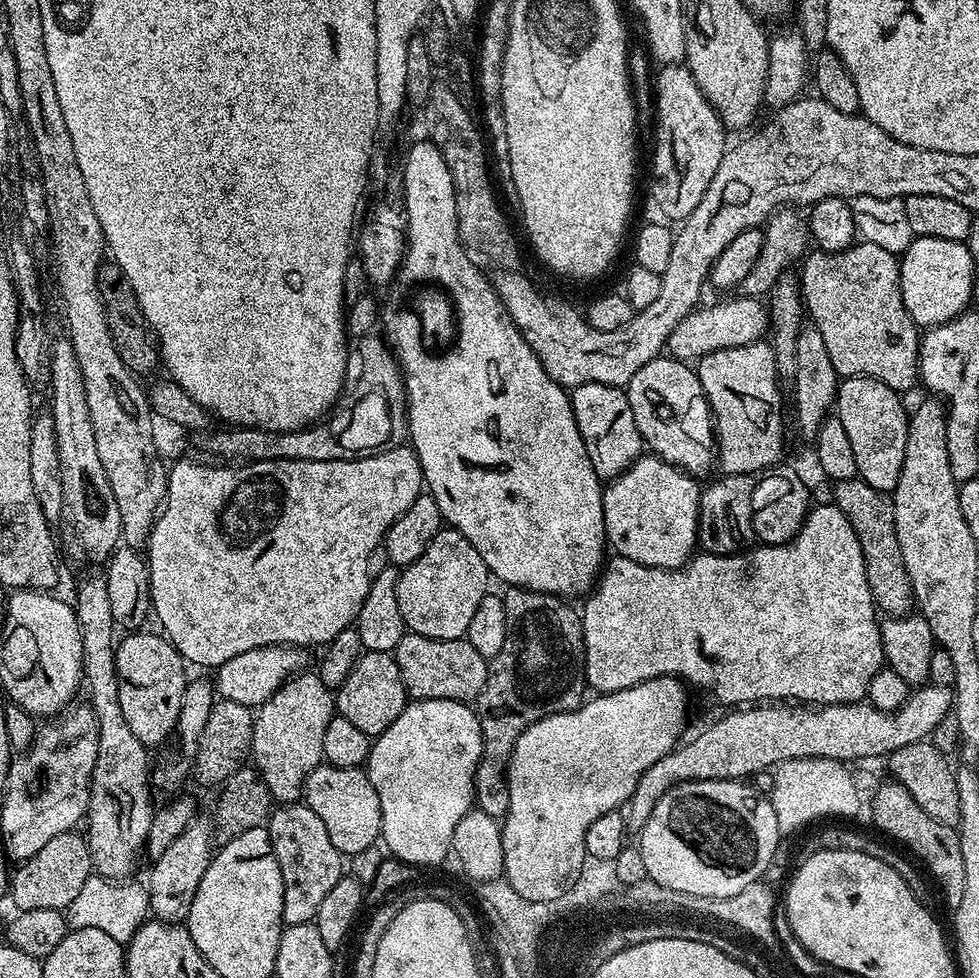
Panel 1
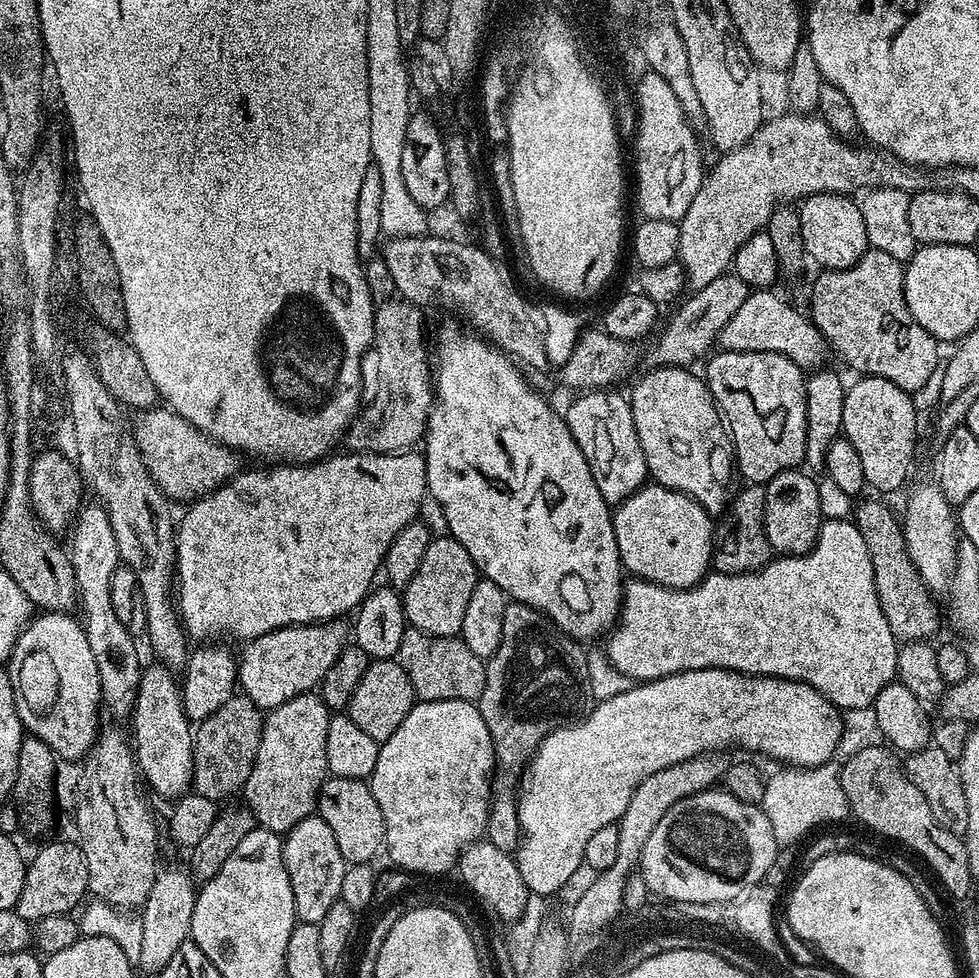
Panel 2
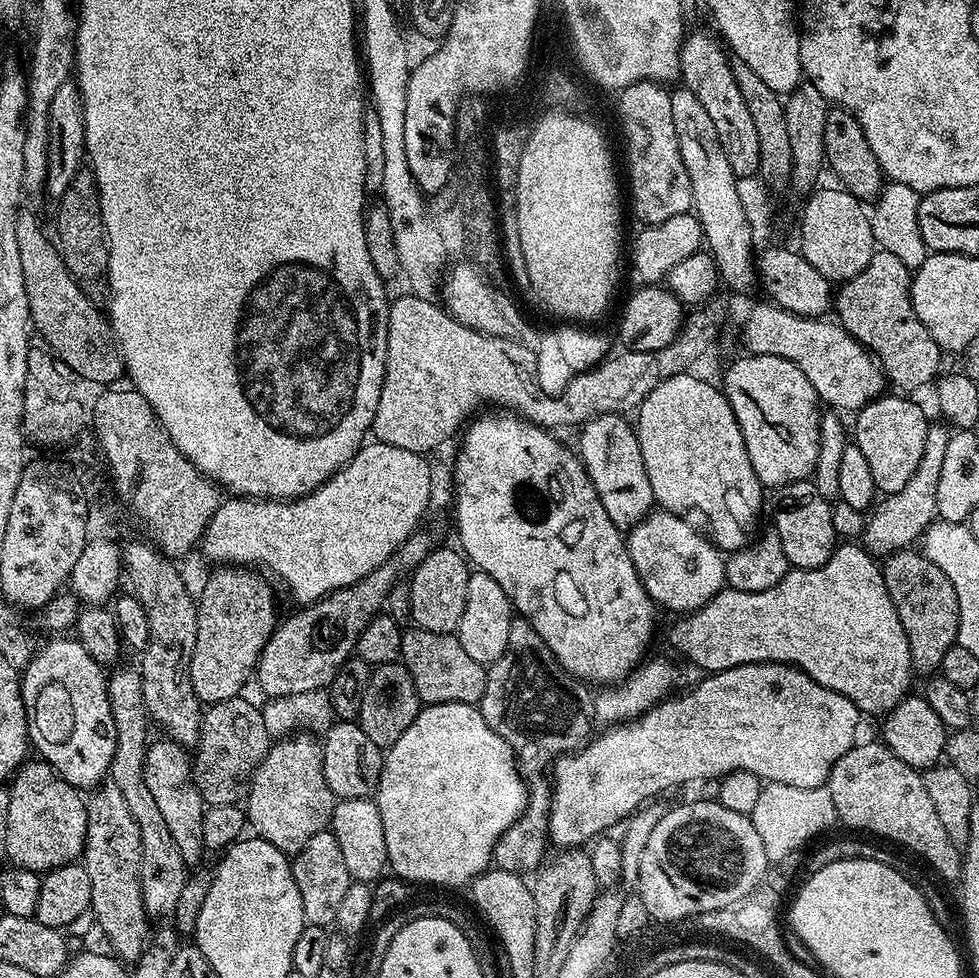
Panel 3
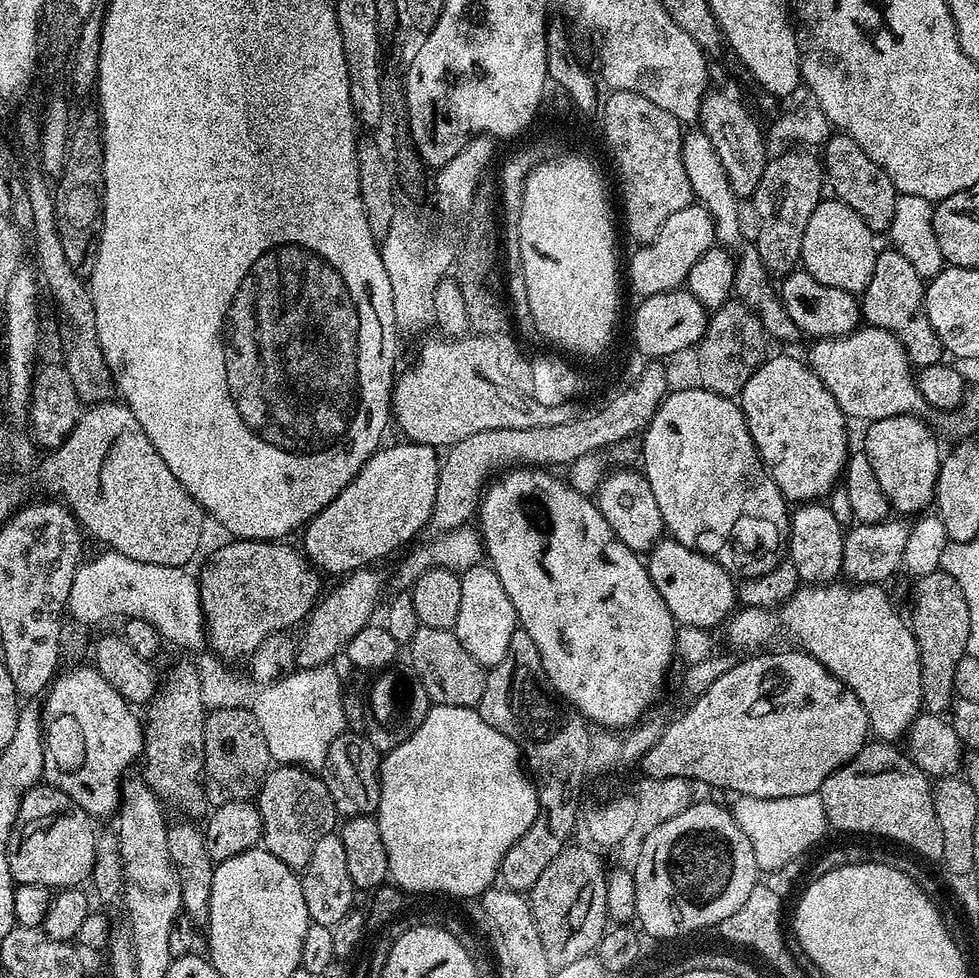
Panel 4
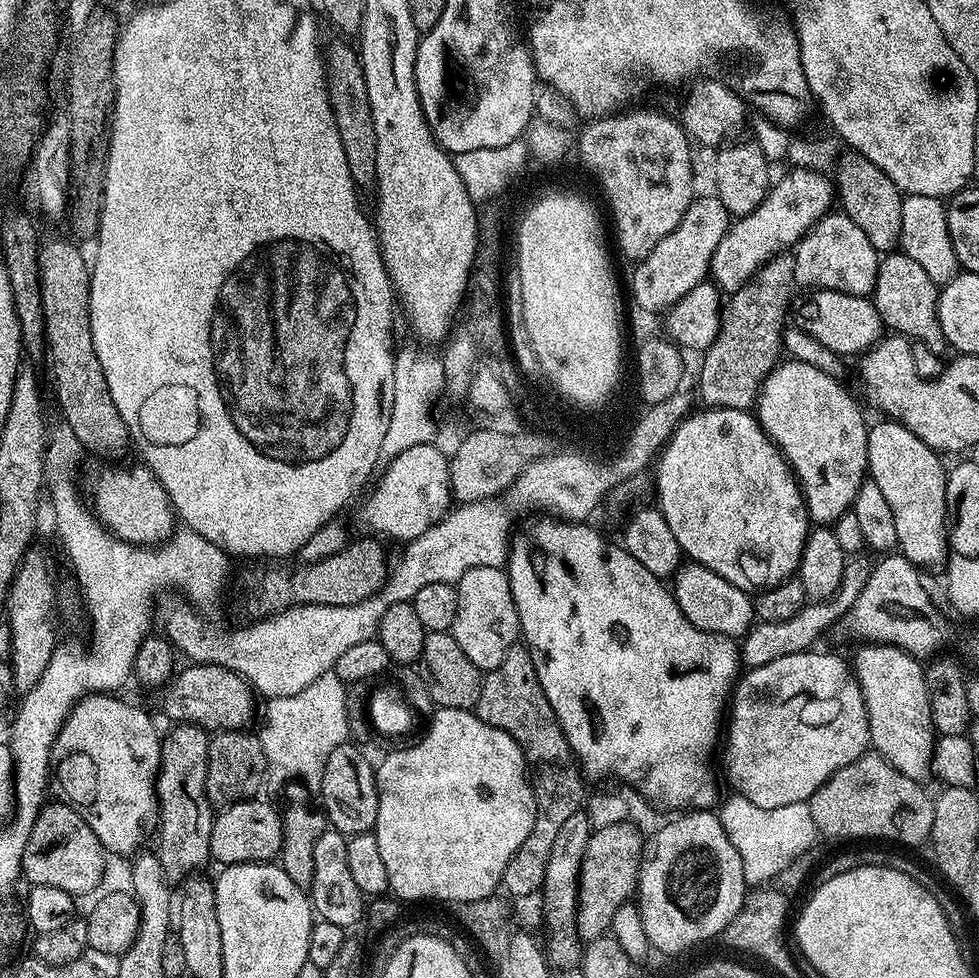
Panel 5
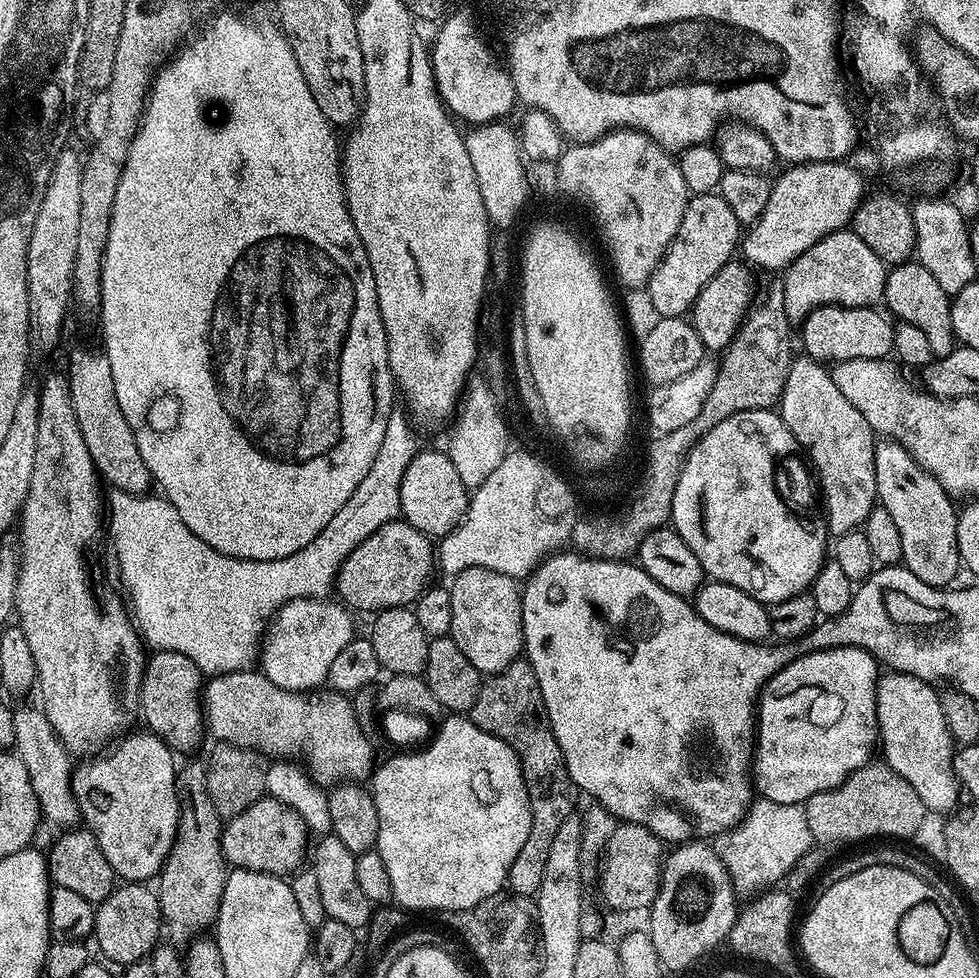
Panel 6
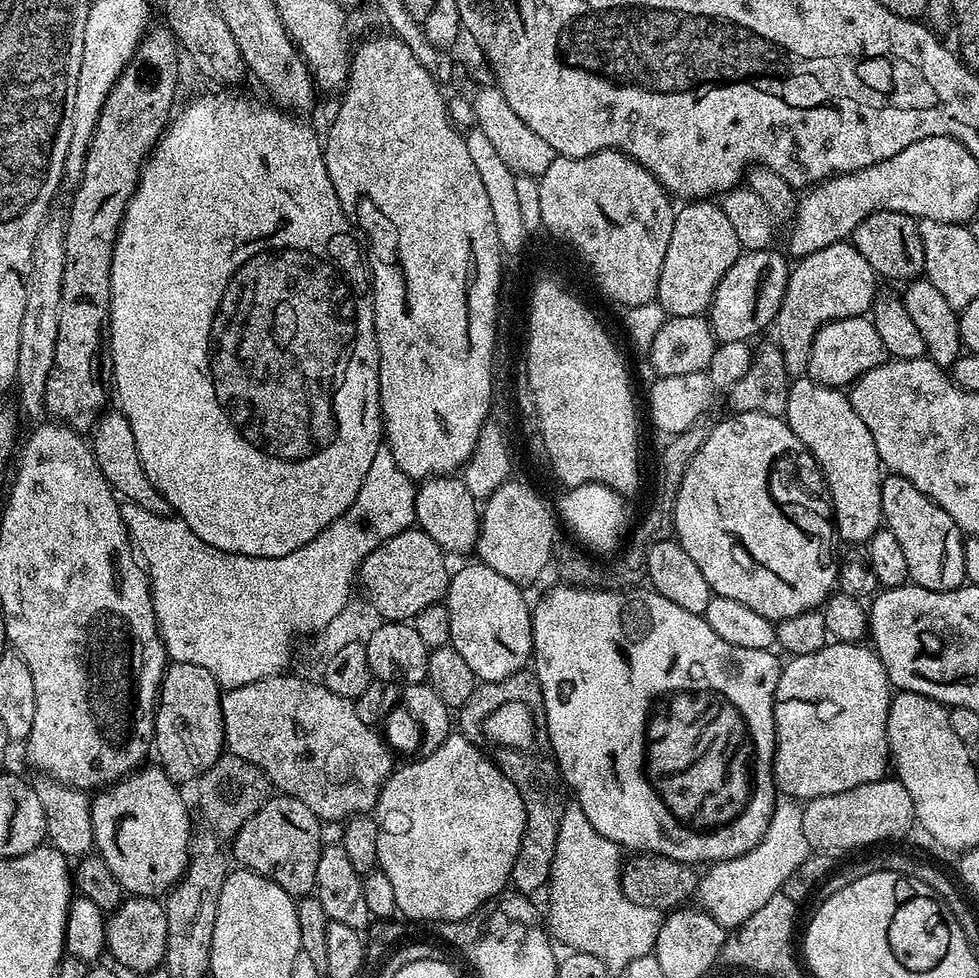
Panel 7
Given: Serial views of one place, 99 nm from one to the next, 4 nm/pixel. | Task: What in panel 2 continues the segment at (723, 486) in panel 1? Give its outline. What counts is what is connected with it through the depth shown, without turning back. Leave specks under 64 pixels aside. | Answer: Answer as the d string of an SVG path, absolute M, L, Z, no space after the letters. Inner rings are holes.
M748 484L731 497L723 513L724 521L717 523L712 538L712 568L726 574L756 572L774 559L770 542L764 529L764 489L758 484Z

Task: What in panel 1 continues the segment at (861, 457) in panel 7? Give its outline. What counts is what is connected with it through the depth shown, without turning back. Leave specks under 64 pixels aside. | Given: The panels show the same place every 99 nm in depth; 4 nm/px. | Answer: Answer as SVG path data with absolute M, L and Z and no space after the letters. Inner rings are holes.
M759 339L754 341L753 344L734 346L724 350L714 350L710 354L700 357L698 361L698 375L700 377L700 385L705 396L708 397L708 406L712 409L714 417L714 444L718 449L719 471L724 474L760 474L765 470L771 469L773 466L779 465L781 463L780 455L784 452L784 402L786 406L786 396L784 398L783 394L780 393L782 381L779 372L776 370L776 359L774 358L774 350L771 343Z

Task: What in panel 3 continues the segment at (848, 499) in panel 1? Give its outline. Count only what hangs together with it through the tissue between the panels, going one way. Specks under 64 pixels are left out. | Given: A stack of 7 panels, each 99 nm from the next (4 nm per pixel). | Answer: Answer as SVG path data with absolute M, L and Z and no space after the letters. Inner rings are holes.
M906 547L883 557L884 585L894 602L894 610L898 610L902 630L906 630L913 669L917 673L932 674L939 669L946 650L957 643L958 597L946 574L934 562L930 562L923 551L914 551Z

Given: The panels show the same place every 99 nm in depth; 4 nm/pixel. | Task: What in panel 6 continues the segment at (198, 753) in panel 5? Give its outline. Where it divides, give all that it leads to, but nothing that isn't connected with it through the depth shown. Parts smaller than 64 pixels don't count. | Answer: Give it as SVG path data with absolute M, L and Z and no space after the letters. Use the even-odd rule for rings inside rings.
M192 760L177 771L176 793L180 799L180 817L172 849L158 877L162 928L167 939L177 946L187 945L196 939L201 930L211 929L215 925L222 890L230 871L220 845L222 818L214 810L214 802L210 802L204 770L205 765L201 761L199 764Z

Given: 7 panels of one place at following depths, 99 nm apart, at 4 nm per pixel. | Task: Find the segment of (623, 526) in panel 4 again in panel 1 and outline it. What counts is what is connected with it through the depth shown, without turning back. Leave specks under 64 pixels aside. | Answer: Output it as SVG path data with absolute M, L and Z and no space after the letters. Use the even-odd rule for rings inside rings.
M586 382L571 389L570 395L578 434L582 434L582 442L586 442L586 454L590 454L594 474L602 482L621 476L646 448L644 439L638 434L638 426L634 426L634 410L630 410L627 391L602 382Z

